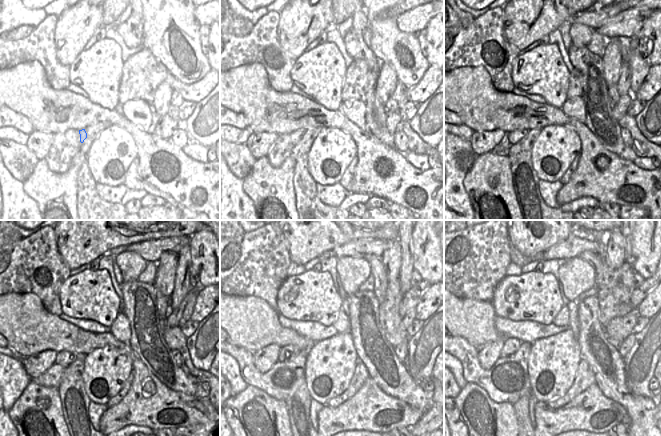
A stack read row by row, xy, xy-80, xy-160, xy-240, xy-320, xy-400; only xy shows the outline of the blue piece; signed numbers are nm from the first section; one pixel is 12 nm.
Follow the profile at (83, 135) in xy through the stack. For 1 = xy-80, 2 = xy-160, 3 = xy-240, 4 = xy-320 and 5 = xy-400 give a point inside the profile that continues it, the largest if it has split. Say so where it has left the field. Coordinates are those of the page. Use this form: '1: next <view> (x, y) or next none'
1: next xy-80 (296, 136)
2: next xy-160 (513, 137)
3: next xy-240 (64, 358)
4: next xy-320 (287, 353)
5: next xy-400 (511, 345)

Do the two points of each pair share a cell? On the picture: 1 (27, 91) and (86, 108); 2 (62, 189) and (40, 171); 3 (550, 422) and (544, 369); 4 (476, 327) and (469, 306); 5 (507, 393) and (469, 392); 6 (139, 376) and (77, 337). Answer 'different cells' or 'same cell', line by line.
1: same cell
2: same cell
3: different cells
4: same cell
5: different cells
6: same cell

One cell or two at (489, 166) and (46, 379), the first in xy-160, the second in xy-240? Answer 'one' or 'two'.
two

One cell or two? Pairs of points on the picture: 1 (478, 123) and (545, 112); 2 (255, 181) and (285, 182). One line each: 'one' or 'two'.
1: one
2: one

